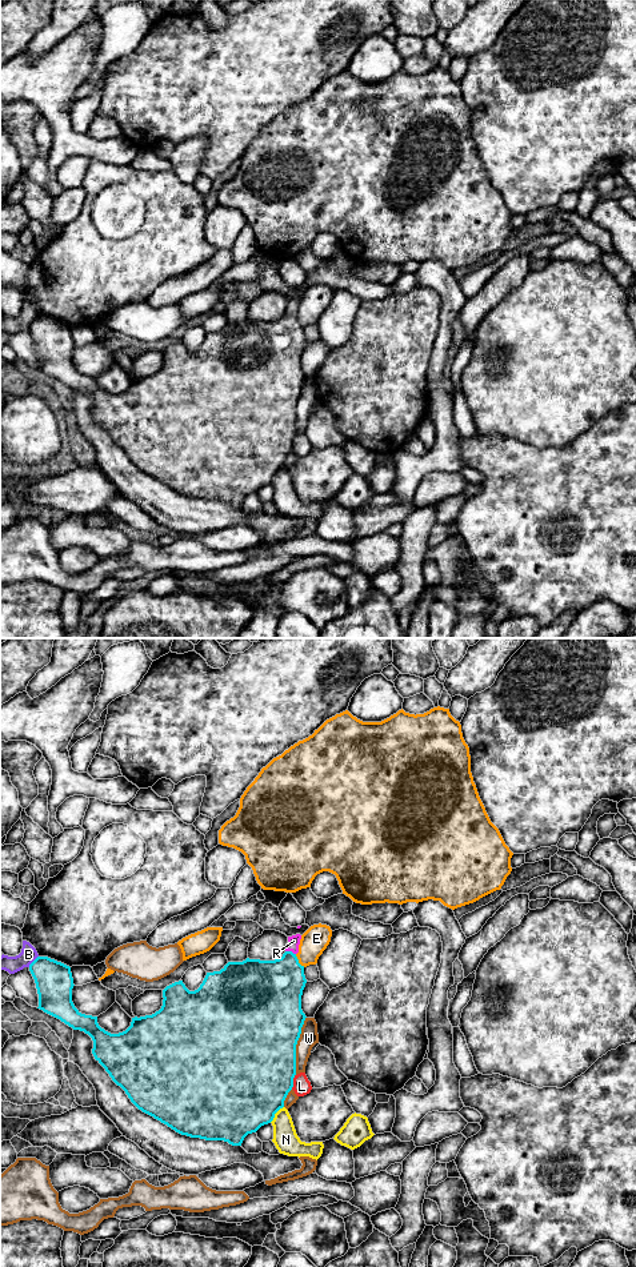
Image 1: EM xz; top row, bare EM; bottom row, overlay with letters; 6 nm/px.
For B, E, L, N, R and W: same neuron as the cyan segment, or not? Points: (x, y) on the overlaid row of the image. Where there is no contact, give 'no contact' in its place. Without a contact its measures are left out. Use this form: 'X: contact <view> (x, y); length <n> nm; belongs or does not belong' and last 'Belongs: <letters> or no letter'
B: contact xz (34, 961); length 90 nm; does not belong
E: contact xz (298, 961); length 100 nm; does not belong
L: contact xz (292, 1082); length 100 nm; does not belong
N: contact xz (275, 1113); length 130 nm; does not belong
R: contact xz (291, 951); length 70 nm; belongs
W: contact xz (295, 1046); length 360 nm; does not belong
Belongs: R

